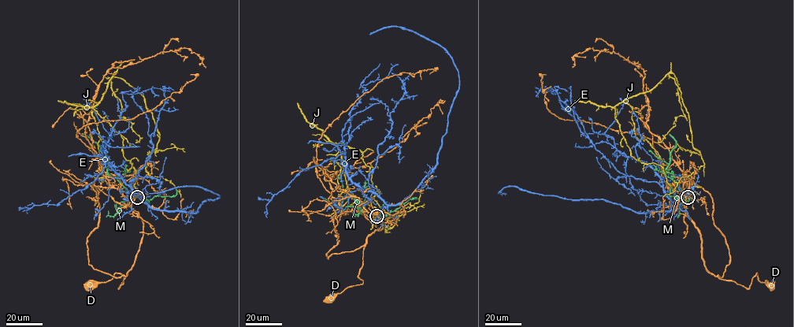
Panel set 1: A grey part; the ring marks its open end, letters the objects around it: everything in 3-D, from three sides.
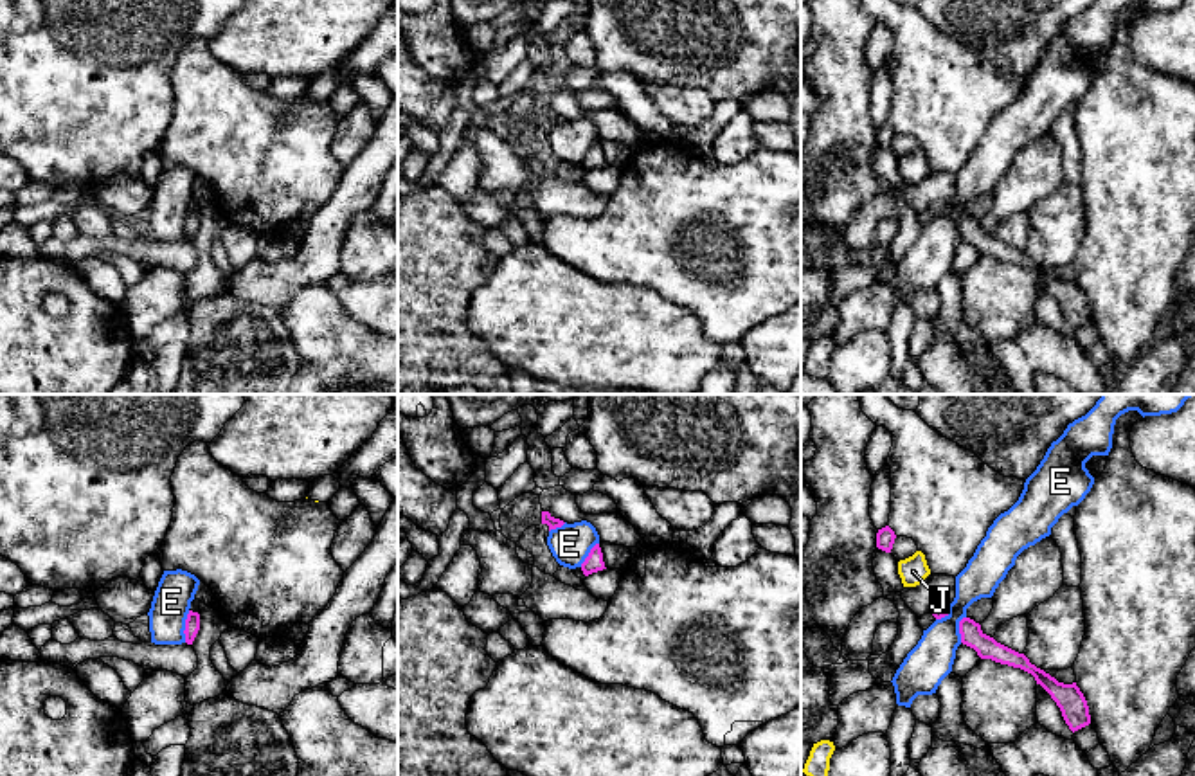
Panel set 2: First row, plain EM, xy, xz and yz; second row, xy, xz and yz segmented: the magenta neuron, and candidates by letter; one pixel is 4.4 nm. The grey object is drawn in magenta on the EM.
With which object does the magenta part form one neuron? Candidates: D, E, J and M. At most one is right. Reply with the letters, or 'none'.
D

